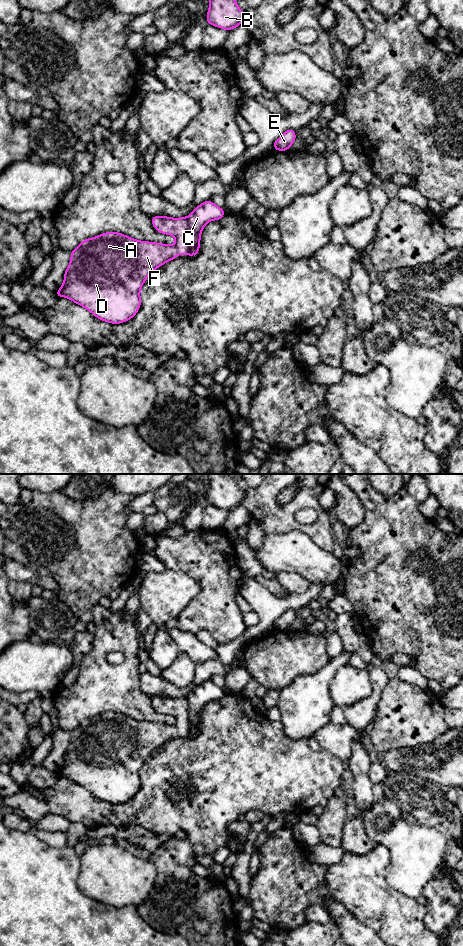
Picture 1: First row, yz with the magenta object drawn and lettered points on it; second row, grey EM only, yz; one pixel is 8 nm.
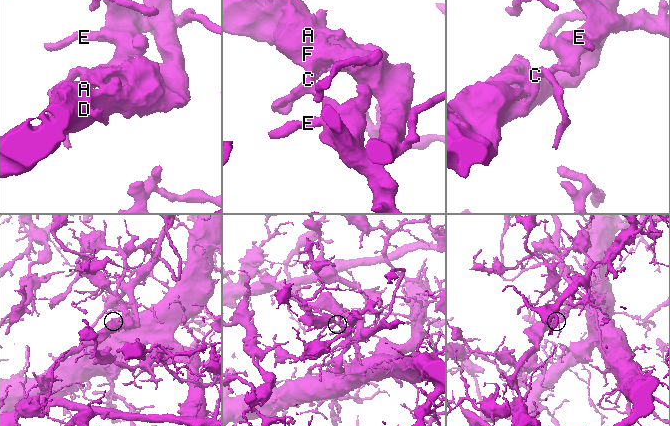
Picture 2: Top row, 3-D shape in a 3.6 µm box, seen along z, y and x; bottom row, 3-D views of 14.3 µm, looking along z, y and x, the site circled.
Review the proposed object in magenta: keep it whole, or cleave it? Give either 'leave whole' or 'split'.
split

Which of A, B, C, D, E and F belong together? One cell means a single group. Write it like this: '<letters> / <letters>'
A D F / B C E

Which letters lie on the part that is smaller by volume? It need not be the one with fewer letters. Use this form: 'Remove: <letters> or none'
Remove: A, D, F

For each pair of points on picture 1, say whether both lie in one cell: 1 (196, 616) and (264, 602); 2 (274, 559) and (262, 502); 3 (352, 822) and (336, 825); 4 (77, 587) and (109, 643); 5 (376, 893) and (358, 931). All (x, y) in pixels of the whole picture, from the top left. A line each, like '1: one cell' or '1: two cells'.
1: two cells
2: two cells
3: two cells
4: two cells
5: two cells

